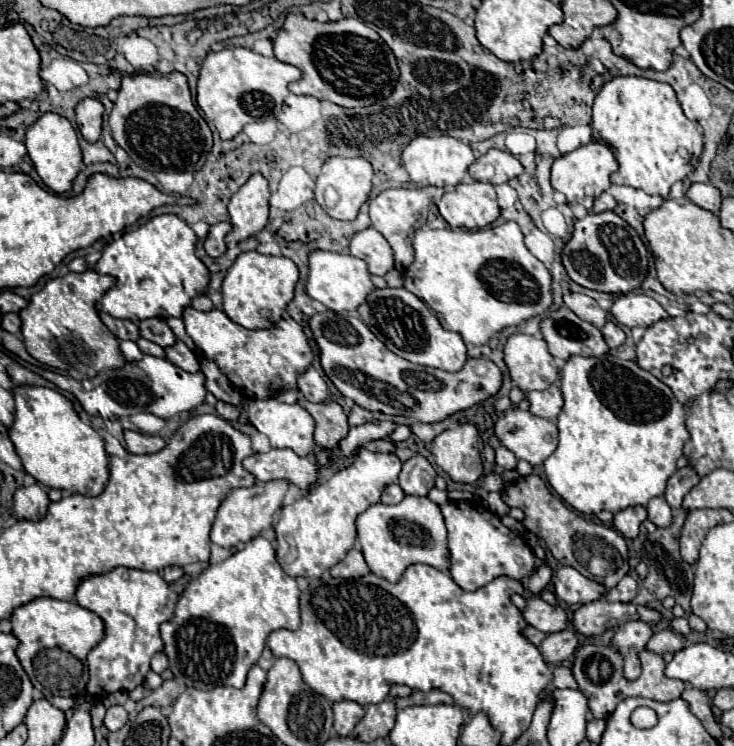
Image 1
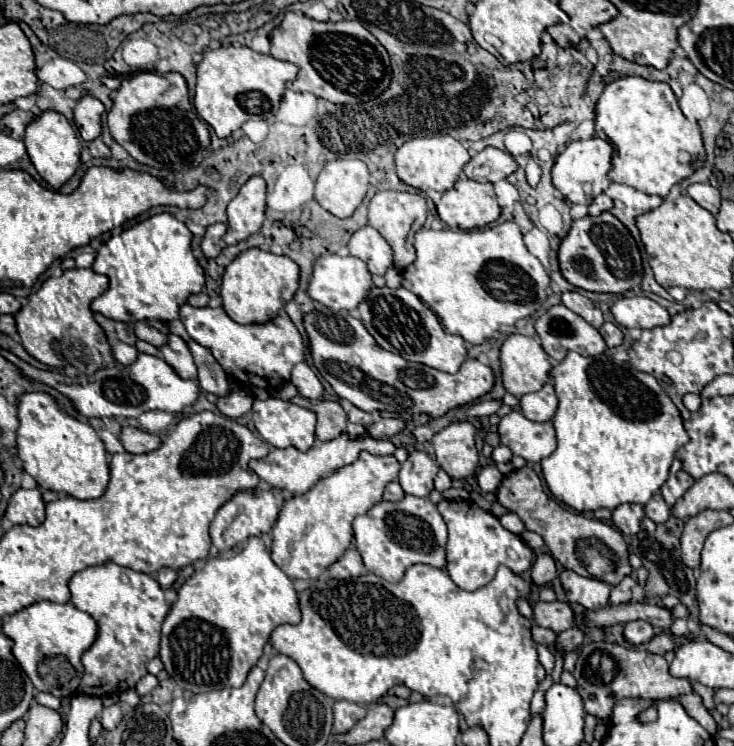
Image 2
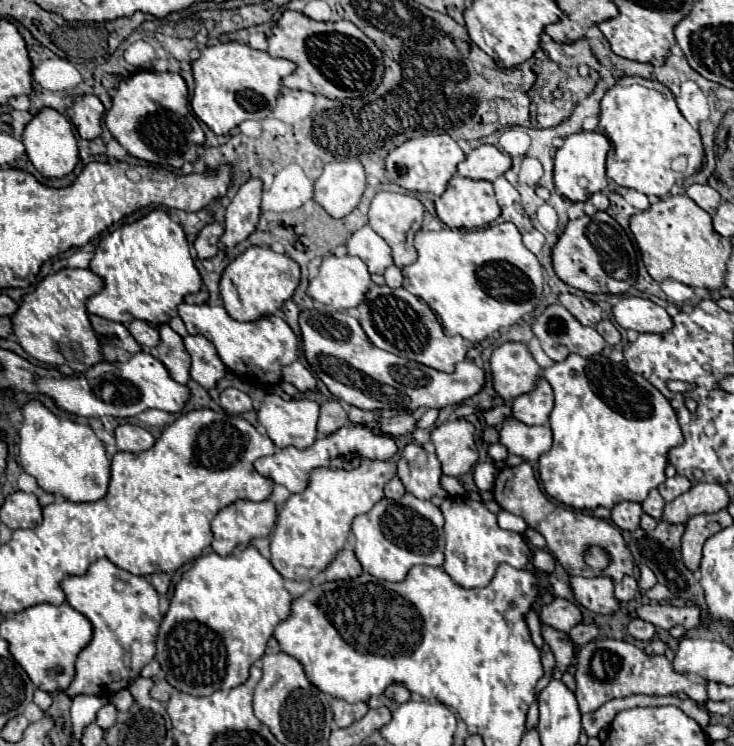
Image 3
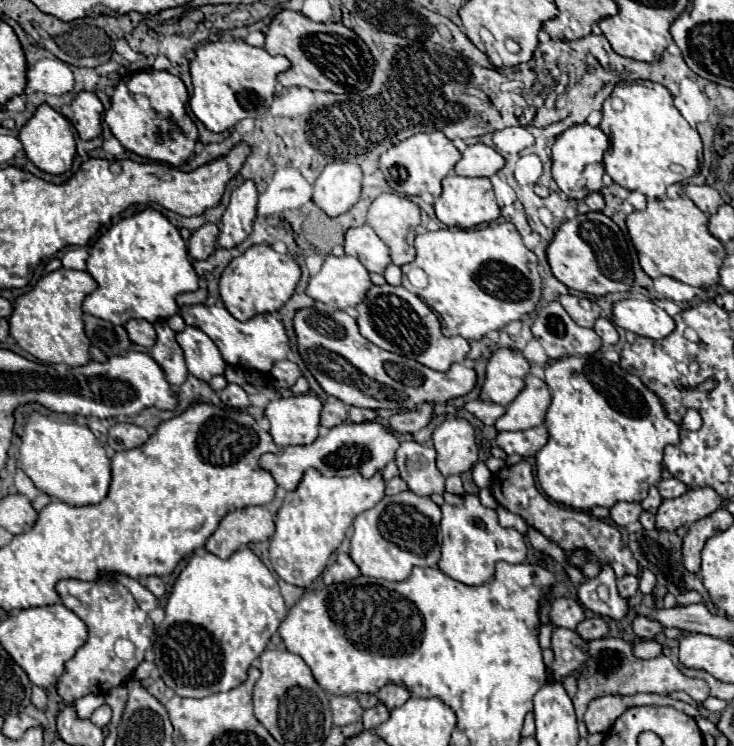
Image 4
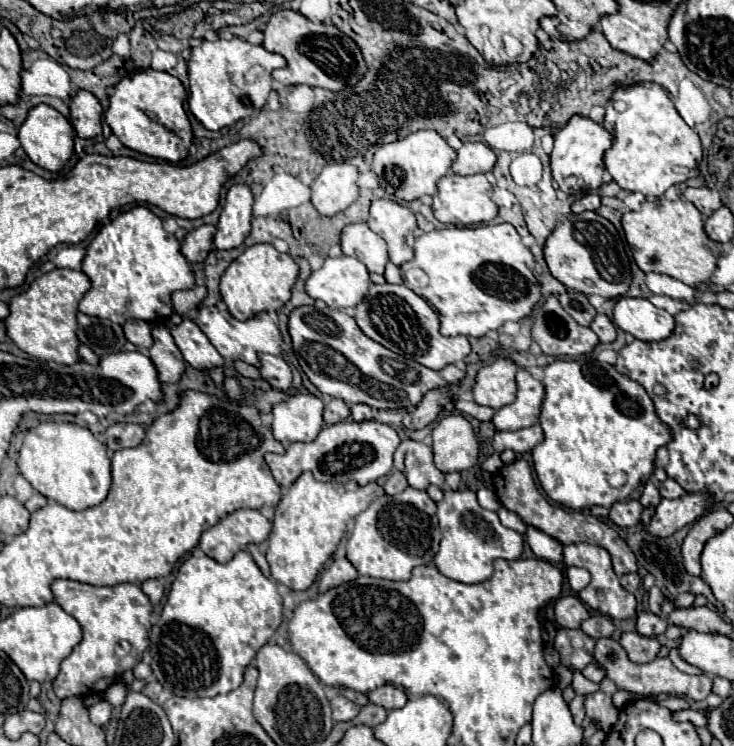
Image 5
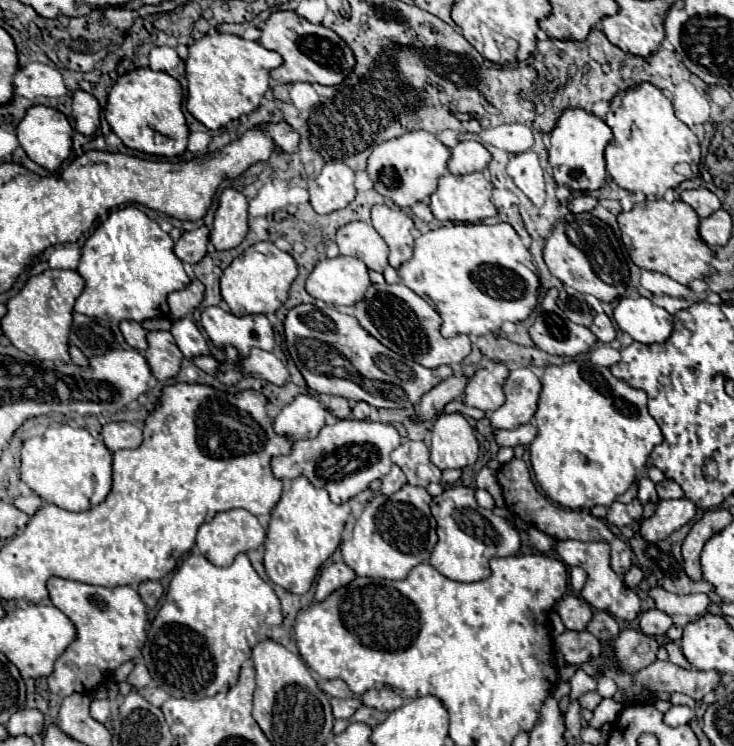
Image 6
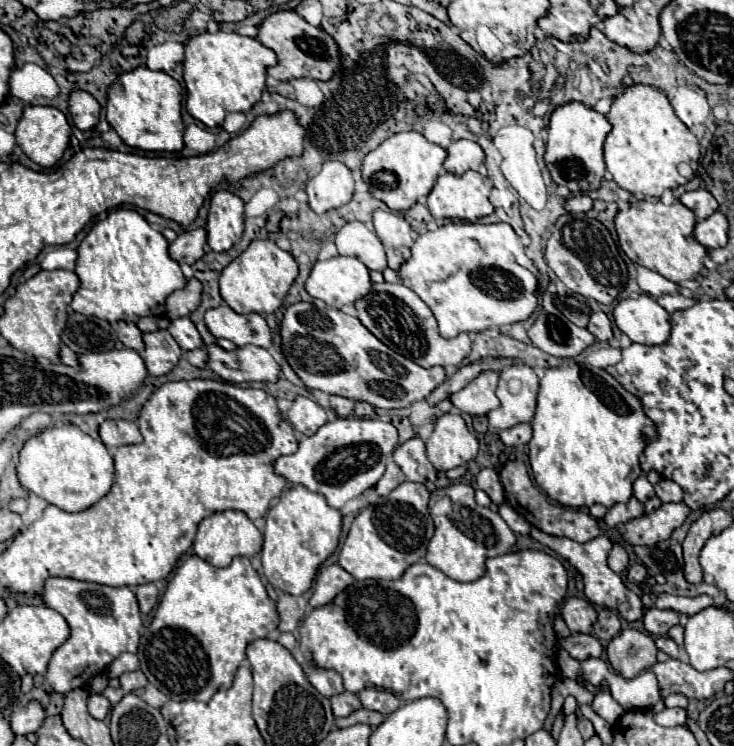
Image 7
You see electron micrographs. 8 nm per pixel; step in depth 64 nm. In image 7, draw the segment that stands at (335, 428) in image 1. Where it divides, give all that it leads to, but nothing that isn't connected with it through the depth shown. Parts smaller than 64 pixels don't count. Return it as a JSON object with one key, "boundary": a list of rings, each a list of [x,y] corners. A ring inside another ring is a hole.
{"boundary":[[[330,396],[330,406],[332,406],[332,408],[336,410],[336,414],[342,416],[342,418],[350,416],[352,410],[354,410],[354,402],[348,400],[348,398],[342,398],[342,396]]]}

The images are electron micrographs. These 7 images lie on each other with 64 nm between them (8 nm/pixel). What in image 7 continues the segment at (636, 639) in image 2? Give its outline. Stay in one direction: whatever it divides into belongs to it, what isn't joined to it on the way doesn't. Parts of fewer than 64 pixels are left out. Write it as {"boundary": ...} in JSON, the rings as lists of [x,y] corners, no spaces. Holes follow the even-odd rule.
{"boundary":[[[650,608],[644,618],[644,628],[648,634],[652,636],[664,636],[672,626],[678,624],[678,614],[672,610],[658,610],[658,608]]]}

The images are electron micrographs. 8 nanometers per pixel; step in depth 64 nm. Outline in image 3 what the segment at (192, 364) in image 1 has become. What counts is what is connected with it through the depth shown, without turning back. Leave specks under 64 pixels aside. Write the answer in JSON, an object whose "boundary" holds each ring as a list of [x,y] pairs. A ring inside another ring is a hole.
{"boundary":[[[168,324],[160,326],[160,344],[156,348],[156,356],[170,370],[170,376],[176,382],[186,384],[190,380],[190,354],[186,352],[182,338]]]}

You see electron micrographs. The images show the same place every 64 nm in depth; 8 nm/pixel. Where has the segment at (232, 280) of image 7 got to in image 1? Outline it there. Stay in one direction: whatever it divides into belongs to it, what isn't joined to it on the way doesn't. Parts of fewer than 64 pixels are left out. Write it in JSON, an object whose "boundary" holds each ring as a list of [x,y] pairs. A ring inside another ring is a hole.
{"boundary":[[[244,252],[228,268],[226,278],[222,282],[222,296],[224,296],[222,310],[232,322],[244,328],[250,328],[250,330],[270,328],[274,320],[282,316],[288,302],[292,300],[296,282],[298,282],[298,268],[290,258],[284,258],[284,256],[276,258],[276,256],[264,256],[258,252]],[[264,308],[272,312],[272,320],[262,318]]]}

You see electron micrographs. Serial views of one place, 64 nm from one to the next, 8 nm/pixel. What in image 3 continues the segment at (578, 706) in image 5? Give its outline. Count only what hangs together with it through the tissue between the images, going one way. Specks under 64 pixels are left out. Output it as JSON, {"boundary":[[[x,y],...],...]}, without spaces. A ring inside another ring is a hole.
{"boundary":[[[592,640],[584,644],[576,660],[576,684],[576,698],[582,714],[598,710],[608,700],[626,698],[632,694],[668,696],[684,692],[698,704],[708,700],[706,684],[692,682],[688,676],[674,672],[672,662],[666,656],[648,656],[644,650],[622,640]]]}

